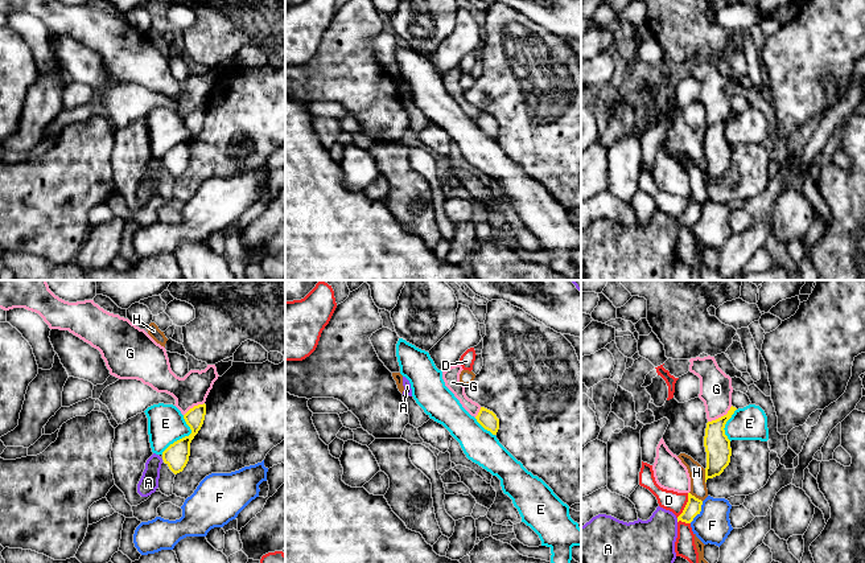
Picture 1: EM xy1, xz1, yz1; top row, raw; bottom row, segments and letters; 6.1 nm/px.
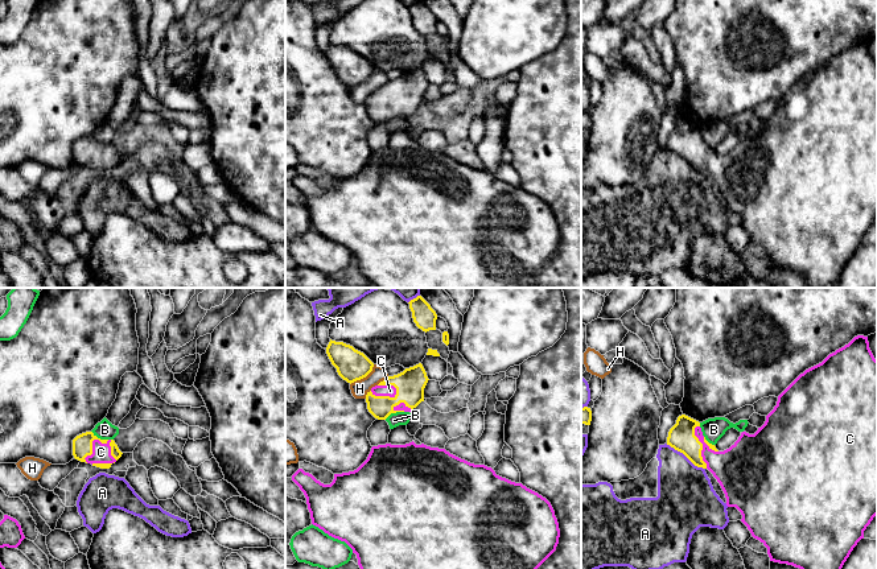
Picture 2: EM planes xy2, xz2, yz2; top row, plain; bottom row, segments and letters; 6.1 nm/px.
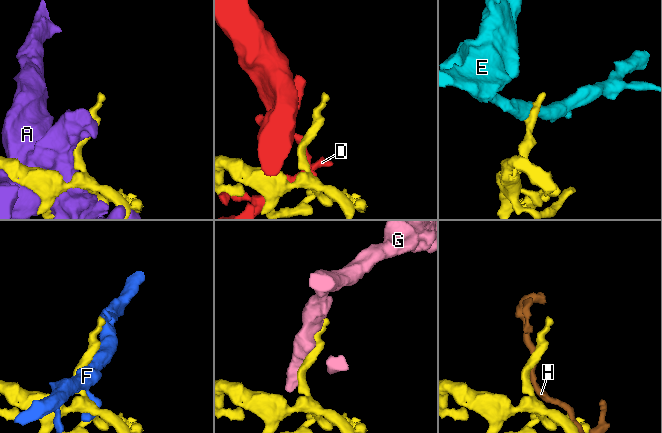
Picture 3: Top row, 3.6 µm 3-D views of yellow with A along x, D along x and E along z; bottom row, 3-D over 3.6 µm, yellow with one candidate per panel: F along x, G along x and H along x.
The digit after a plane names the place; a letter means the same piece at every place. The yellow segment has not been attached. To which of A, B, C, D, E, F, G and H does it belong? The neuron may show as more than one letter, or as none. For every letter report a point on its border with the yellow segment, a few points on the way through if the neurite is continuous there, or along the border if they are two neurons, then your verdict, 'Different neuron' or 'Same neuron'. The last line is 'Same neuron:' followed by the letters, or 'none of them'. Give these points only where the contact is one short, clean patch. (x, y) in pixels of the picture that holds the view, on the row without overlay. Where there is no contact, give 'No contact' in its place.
A: Touches yellow at yz2 (686, 160). Different neuron
B: Touches yellow at xz2 (394, 116). Boundary: xz2 (403, 115), (390, 118), (385, 123). Different neuron
C: Touches yellow at xy2 (91, 147). Path across: xy2 (82, 149), (91, 147), (101, 156). Same neuron
D: Touches yellow at yz1 (686, 209). Different neuron
E: Touches yellow at xy1 (185, 140). Boundary: xy1 (184, 119), (190, 136), (174, 144), (161, 157). Different neuron
F: Touches yellow at yz1 (700, 214). Different neuron
G: Touches yellow at yz1 (721, 120). Different neuron
H: Touches yellow at xz2 (363, 81). Different neuron
Same neuron: C

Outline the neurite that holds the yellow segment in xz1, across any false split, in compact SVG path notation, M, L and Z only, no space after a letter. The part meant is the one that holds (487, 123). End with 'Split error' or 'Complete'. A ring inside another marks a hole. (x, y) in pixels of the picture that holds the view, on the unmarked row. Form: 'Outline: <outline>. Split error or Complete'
Outline: M481 111L475 123L485 133L490 135L493 139L497 139L499 133L499 123L493 115Z. Complete

